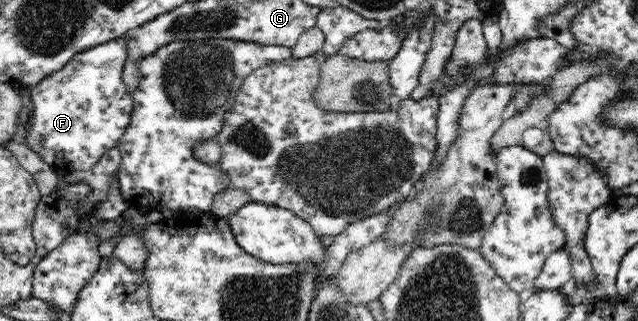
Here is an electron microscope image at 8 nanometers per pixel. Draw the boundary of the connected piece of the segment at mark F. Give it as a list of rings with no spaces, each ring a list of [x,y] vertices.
[[[129,34],[111,39],[88,50],[82,50],[71,57],[65,67],[47,77],[43,77],[31,89],[33,109],[26,128],[26,147],[39,155],[49,165],[49,169],[59,175],[91,169],[105,152],[117,147],[118,139],[129,125],[134,101],[122,80],[122,71],[128,59],[126,43]]]

